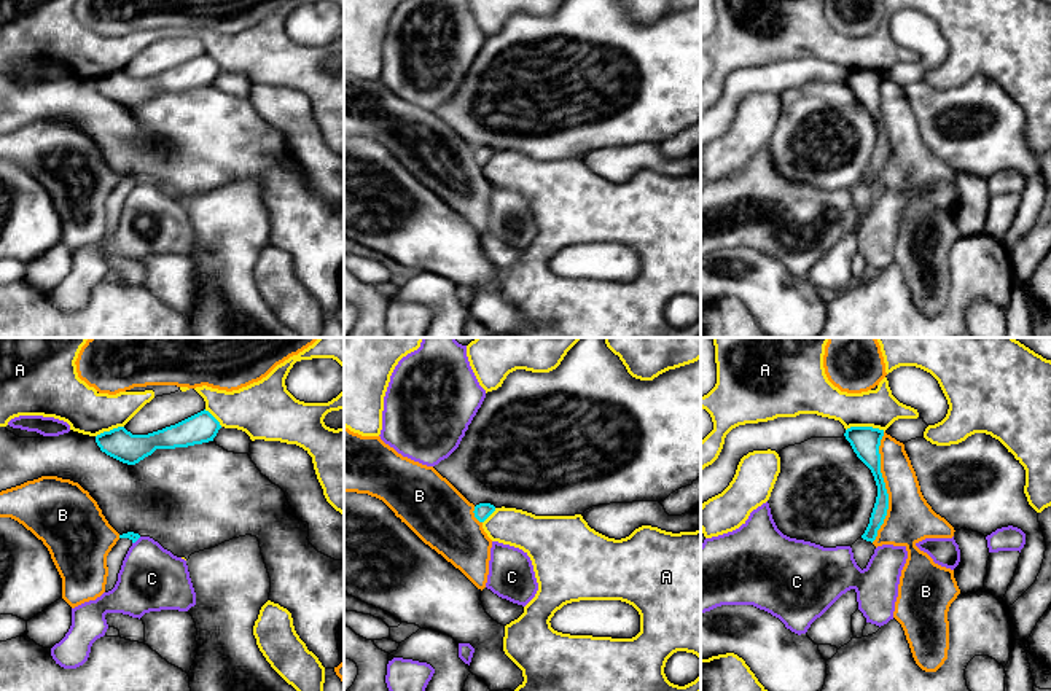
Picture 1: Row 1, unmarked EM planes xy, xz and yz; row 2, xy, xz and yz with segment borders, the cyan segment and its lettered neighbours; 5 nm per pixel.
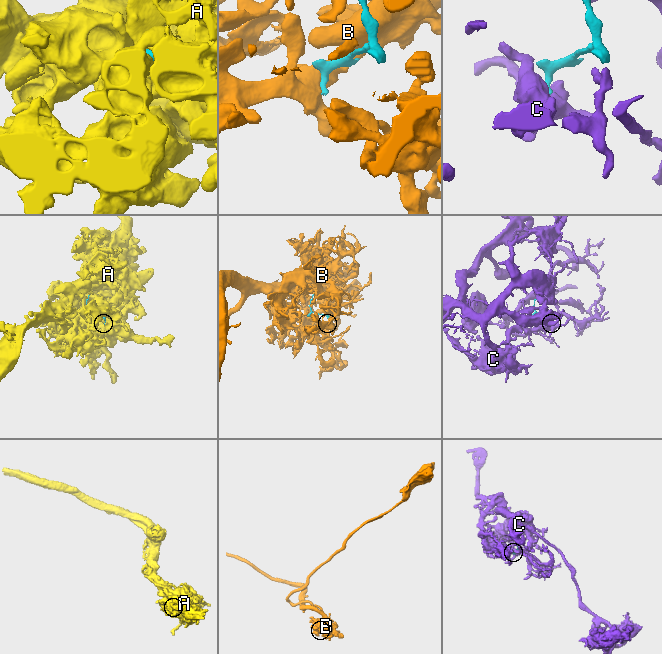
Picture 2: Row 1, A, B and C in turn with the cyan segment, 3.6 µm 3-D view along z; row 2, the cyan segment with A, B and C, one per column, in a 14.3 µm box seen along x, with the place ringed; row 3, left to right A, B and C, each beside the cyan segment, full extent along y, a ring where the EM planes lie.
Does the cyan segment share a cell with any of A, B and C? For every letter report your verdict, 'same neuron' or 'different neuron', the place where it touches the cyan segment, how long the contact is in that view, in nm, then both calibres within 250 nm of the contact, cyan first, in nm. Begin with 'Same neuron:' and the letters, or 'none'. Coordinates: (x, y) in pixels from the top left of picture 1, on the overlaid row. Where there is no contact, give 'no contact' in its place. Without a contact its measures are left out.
Same neuron: none
A: different neuron | yz (865, 427) | 200 nm | 150/190 nm
B: different neuron | yz (884, 487) | 550 nm | 140/240 nm
C: different neuron | xy (136, 540) | 60 nm | 50/320 nm

